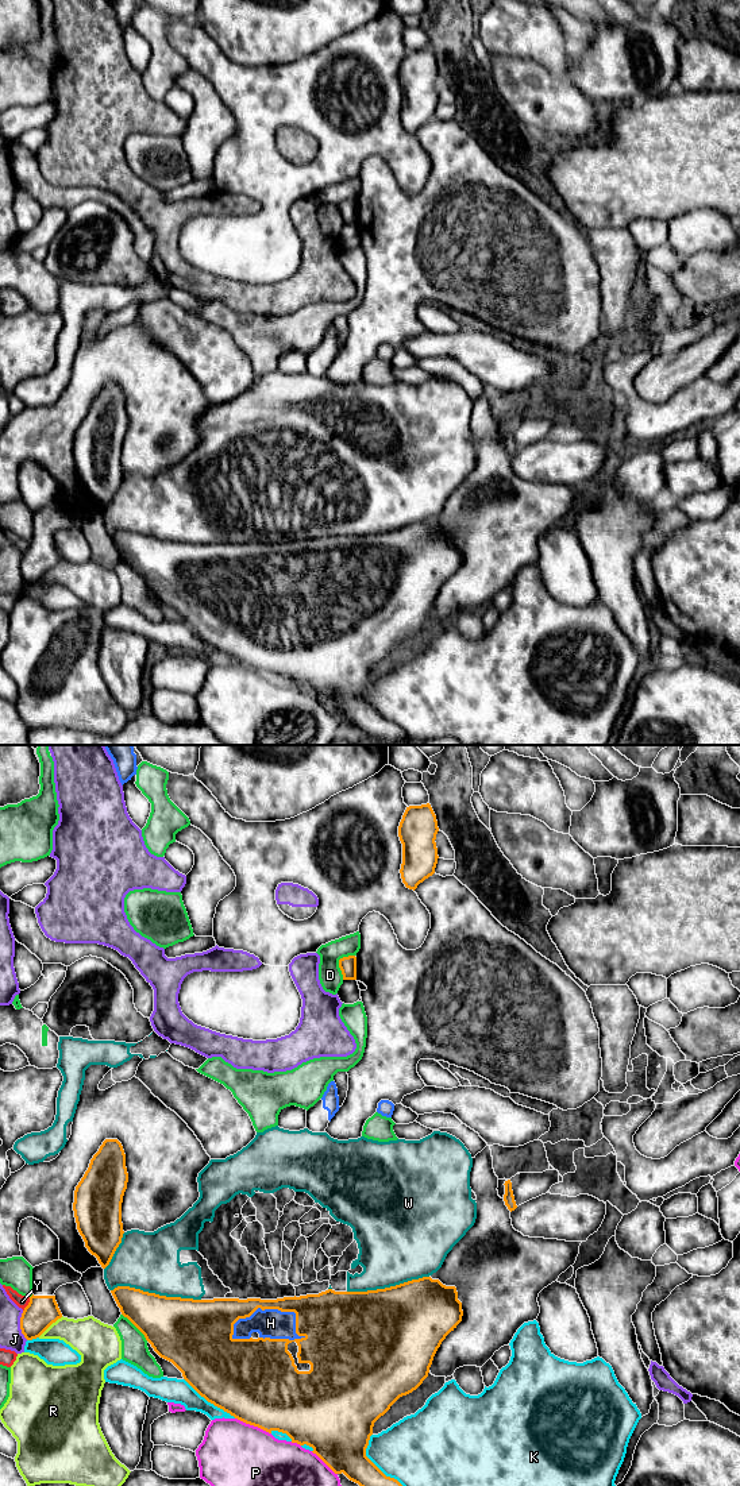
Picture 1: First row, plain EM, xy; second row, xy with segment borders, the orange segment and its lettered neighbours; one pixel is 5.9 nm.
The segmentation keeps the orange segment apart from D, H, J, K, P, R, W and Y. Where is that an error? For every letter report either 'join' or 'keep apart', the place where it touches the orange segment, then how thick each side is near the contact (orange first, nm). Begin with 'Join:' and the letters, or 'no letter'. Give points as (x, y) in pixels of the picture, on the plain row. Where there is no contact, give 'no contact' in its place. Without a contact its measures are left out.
Join: H
D: keep apart; meets orange in xy at (339, 207); 100 nm thick on the orange side, 140 nm on the other
H: join; meets orange in xy at (272, 552); 220 nm thick on the orange side, 180 nm on the other
J: keep apart; meets orange in xy at (20, 570); 190 nm thick on the orange side, 140 nm on the other
K: keep apart; meets orange in xy at (377, 711); 300 nm thick on the orange side, 400 nm on the other
P: keep apart; meets orange in xy at (253, 668); 500 nm thick on the orange side, 460 nm on the other
R: keep apart; meets orange in xy at (50, 568); 190 nm thick on the orange side, 220 nm on the other
W: keep apart; meets orange in xy at (154, 537); 380 nm thick on the orange side, 360 nm on the other
Y: keep apart; meets orange in xy at (29, 548); 190 nm thick on the orange side, 70 nm on the other

